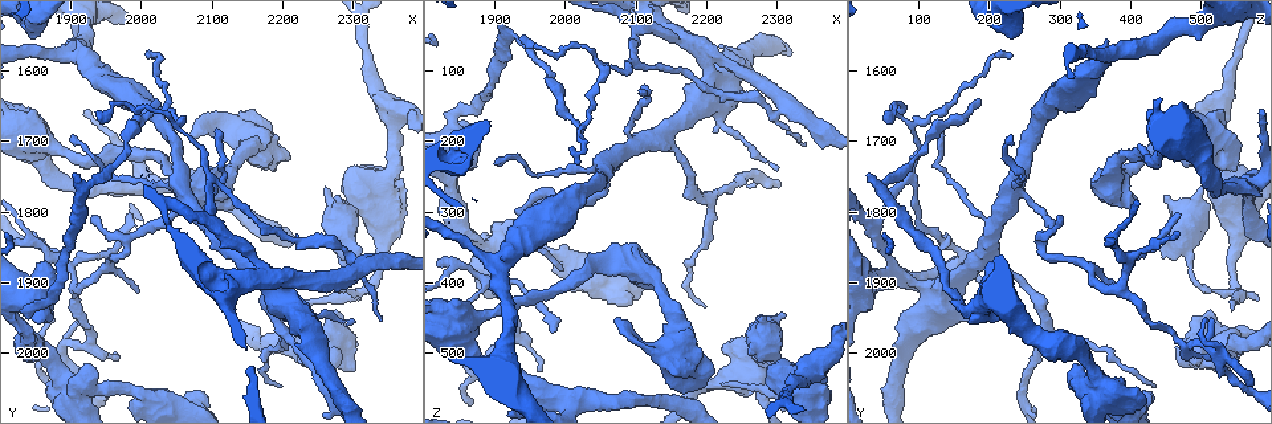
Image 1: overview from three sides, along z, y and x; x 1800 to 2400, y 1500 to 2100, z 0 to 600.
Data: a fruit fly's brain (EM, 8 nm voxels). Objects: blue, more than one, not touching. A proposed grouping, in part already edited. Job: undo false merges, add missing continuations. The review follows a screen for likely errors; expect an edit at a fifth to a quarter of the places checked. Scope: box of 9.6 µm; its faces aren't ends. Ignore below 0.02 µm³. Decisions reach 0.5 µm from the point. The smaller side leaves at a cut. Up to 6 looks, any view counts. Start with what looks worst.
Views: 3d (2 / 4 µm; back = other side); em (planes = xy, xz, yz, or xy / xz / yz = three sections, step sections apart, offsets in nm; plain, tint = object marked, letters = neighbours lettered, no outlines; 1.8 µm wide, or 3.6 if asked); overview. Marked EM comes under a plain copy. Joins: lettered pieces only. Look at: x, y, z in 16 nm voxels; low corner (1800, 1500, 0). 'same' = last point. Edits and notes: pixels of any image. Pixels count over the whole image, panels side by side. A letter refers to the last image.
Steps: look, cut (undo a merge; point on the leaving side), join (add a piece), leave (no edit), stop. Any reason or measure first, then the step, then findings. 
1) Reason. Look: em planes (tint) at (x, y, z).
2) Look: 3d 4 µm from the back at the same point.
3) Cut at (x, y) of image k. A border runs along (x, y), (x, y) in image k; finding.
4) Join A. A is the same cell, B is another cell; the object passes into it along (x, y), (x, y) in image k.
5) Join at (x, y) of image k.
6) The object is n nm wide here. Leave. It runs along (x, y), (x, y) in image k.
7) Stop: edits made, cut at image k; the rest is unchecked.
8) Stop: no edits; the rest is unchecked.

A fork. Look: 3d 4 µm from the back at (1925, 1990, 475).

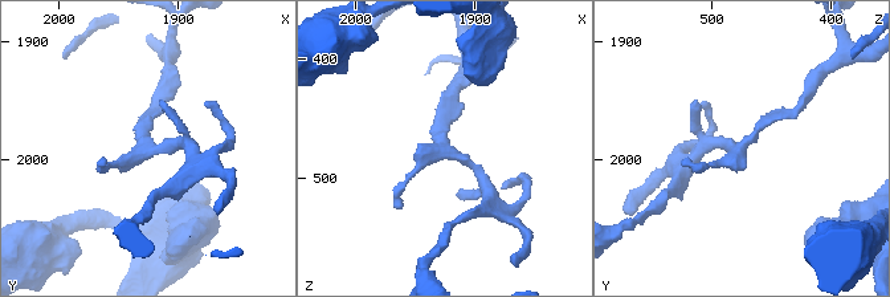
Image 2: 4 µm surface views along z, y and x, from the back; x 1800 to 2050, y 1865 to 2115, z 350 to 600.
Now the EM. Look: em planes (tint) at (1924, 1988, 476).

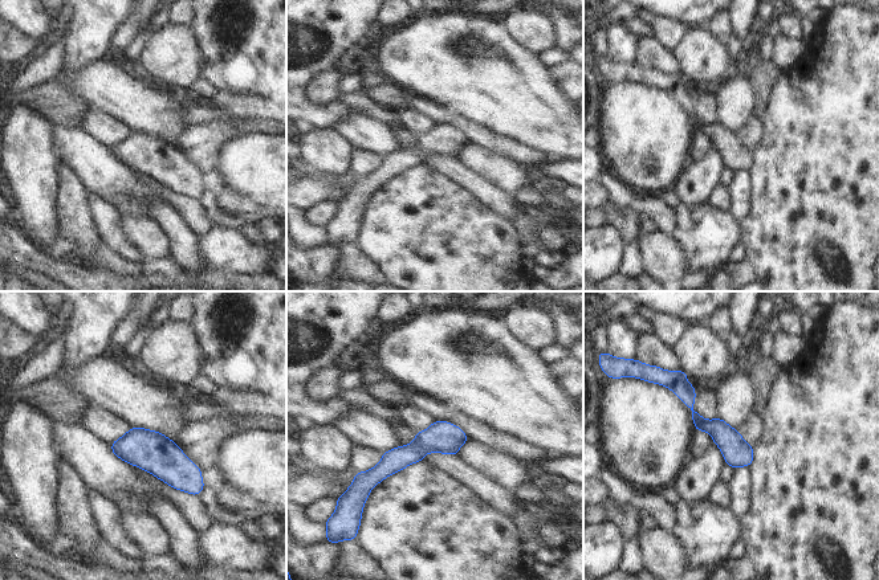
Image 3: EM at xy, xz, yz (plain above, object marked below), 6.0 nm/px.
Look: em planes (letters) at the same point.

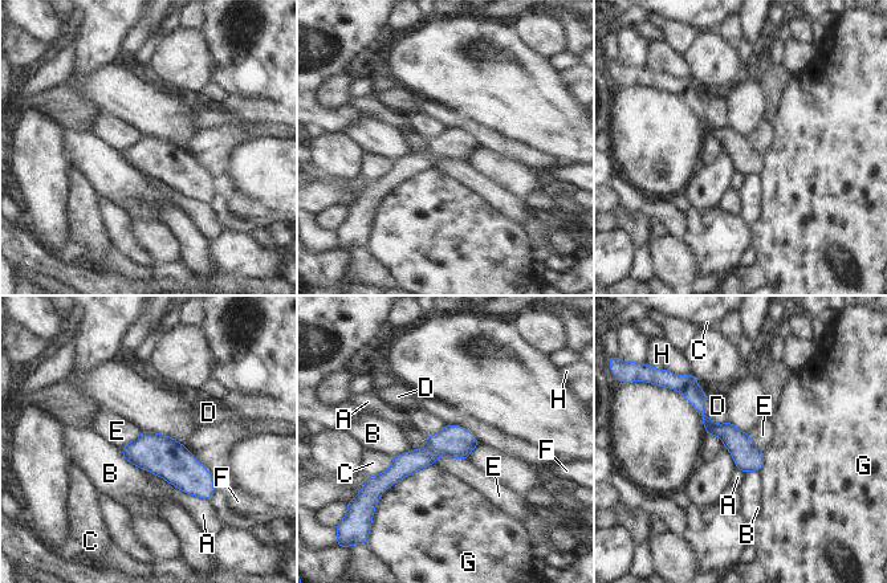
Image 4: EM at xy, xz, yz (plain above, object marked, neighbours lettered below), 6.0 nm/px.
Leave. A, B, C, D, E, F, G and H are other cells; it runs along (692, 383), (706, 420), (757, 467) in image 4; continuous, no second neuron.

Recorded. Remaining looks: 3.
Look: em 3.6 µm planes (tint) at (1910, 2065, 350).

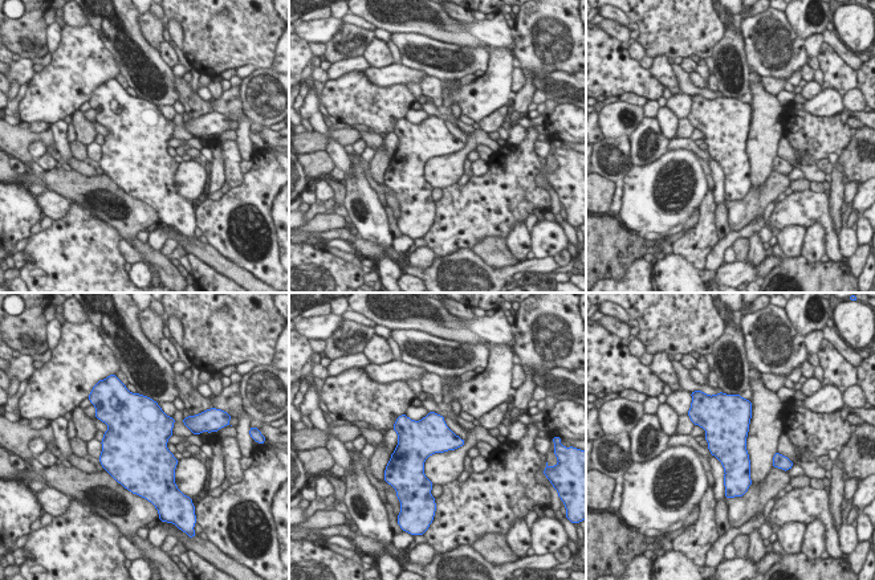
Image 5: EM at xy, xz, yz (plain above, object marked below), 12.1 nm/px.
Look: em 3.6 µm planes (letters) at the same point.

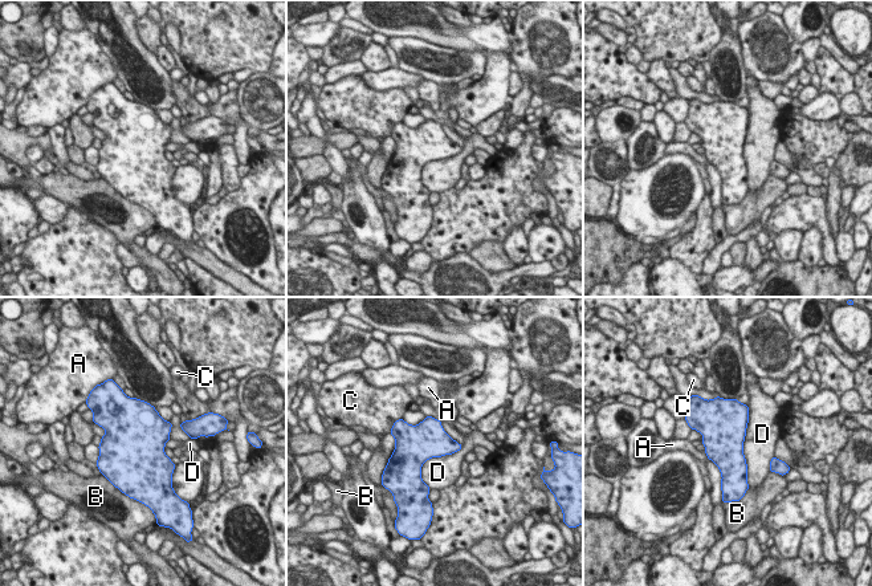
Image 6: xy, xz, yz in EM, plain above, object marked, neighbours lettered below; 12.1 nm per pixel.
The longest contact is with D, 1000 nm. Leave. A, B, C and D are other cells; a border runs along (746, 405), (744, 458), (749, 487) in image 6; one neuron here.

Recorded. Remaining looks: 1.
Stop: no edits; the rest is unchecked.

